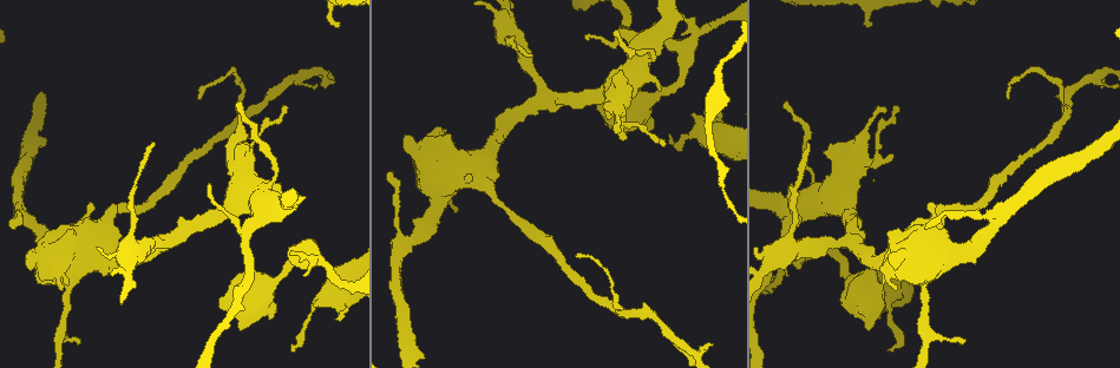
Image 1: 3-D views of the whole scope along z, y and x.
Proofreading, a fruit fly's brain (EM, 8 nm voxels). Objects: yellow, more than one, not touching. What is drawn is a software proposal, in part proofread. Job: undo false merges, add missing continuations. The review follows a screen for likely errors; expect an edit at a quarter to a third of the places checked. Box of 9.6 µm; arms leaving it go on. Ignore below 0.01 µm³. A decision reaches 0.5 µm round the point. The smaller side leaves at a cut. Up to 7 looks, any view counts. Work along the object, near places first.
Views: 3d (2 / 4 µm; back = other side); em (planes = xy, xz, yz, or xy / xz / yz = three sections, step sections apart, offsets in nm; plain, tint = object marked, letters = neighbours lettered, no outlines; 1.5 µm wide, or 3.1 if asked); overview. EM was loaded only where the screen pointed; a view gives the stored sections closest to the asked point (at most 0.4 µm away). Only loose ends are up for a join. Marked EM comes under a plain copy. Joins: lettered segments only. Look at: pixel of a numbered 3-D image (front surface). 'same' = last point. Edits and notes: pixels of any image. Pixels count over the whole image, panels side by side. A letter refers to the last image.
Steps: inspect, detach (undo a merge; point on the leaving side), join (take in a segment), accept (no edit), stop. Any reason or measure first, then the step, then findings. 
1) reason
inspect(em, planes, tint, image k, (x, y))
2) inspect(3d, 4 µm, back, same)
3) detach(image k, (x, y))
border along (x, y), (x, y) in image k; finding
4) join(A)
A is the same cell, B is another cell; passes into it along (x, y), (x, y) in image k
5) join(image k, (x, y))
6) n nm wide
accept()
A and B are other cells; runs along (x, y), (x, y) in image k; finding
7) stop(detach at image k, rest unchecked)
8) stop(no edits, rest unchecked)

thin end
inspect(3d, 2 µm, image 1, (899, 108))

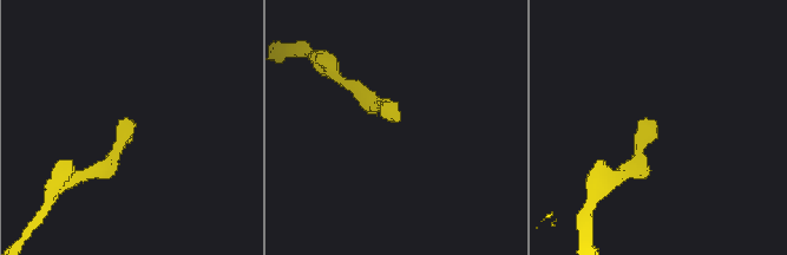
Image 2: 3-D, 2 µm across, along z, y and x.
inspect(em, yz, step 4, tint, image 2, (134, 123))

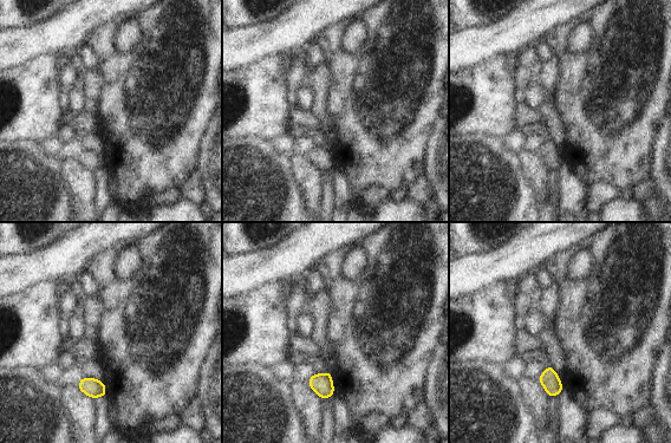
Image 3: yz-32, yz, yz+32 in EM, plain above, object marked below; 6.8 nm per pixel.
inspect(em, planes, letters, same)

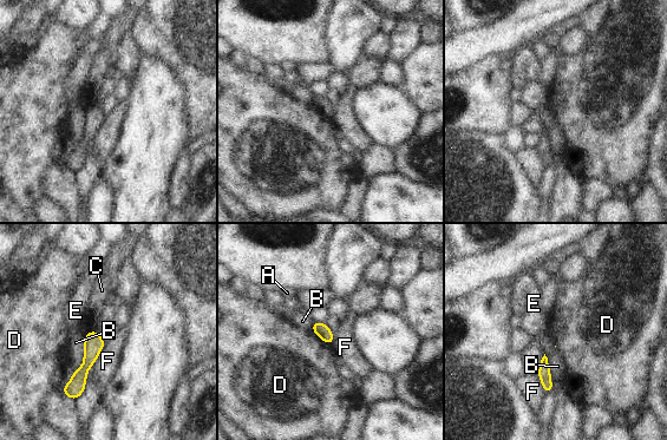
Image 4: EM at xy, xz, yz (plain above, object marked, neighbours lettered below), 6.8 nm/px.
accept()
A, B, C, D, E and F are other cells; runs along (97, 335), (90, 359), (69, 393) in image 4; no lettered segment goes on from it

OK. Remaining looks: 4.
inspect(3d, 2 µm, image 1, (1068, 117))

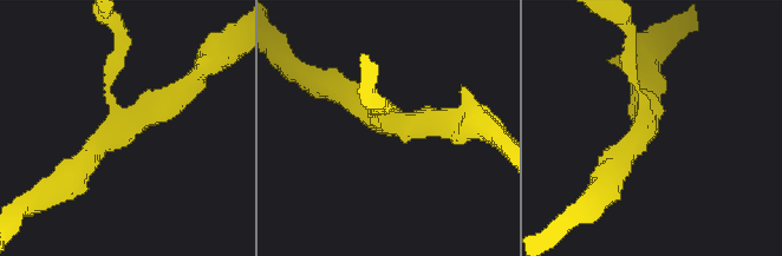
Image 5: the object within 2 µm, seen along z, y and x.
inspect(em, planes, letters, image 5, (386, 125))

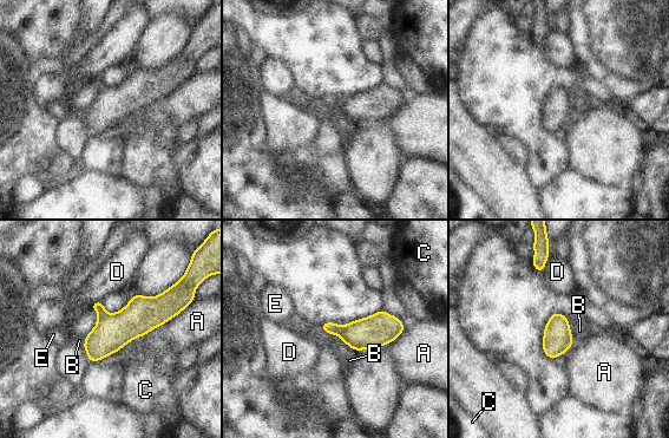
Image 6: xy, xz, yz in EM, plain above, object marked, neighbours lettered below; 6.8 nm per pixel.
140 nm wide
accept()
A, B, C, D and E are other cells; border along (569, 326), (572, 342) in image 6; one cell here

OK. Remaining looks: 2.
thick end
inspect(em, xy, step 4, letters, image 1, (315, 307))

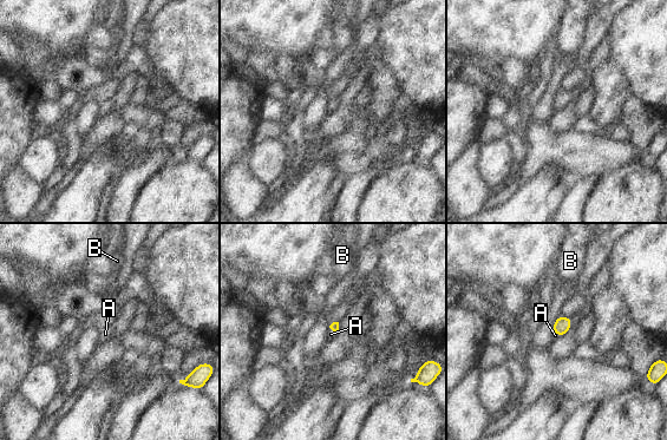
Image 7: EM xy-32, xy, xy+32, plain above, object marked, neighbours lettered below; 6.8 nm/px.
inspect(em, planes, letters, same)

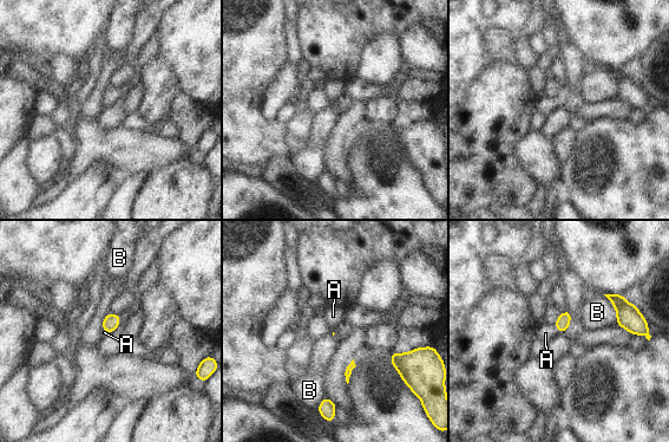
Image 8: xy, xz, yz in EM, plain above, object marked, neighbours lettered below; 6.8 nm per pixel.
join(A)
A is the same cell, B is another cell; passes into it along (564, 319), (556, 326), (545, 333) in image 8; the cell continues

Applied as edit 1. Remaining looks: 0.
stop(join at image 8, rest unchecked)

